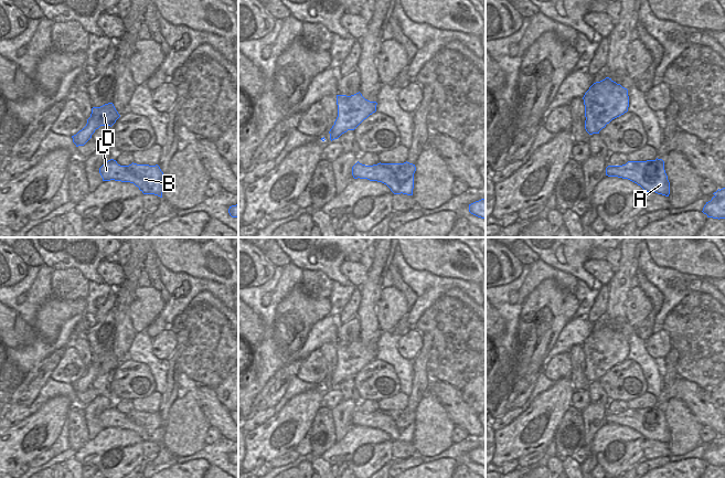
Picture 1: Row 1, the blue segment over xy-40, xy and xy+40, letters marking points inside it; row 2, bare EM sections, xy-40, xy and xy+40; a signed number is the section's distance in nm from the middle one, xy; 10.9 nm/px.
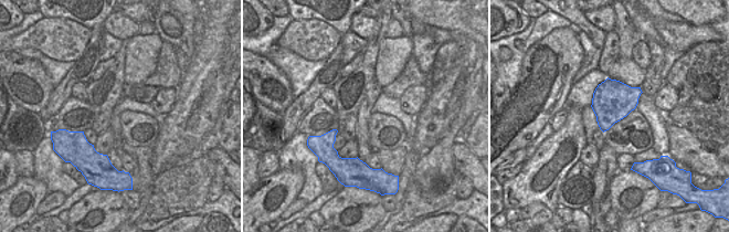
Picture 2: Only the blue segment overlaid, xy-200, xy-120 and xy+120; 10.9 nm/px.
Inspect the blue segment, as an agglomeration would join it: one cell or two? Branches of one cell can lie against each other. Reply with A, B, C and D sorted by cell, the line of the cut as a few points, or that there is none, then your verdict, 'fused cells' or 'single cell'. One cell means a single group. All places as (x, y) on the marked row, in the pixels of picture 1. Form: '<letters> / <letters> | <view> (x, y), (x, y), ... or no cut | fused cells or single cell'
A B C D | no cut | single cell

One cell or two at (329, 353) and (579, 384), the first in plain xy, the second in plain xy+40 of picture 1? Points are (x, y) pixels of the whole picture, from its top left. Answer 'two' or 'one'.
one

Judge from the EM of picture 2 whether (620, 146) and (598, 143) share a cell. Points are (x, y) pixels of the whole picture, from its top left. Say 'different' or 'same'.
different

